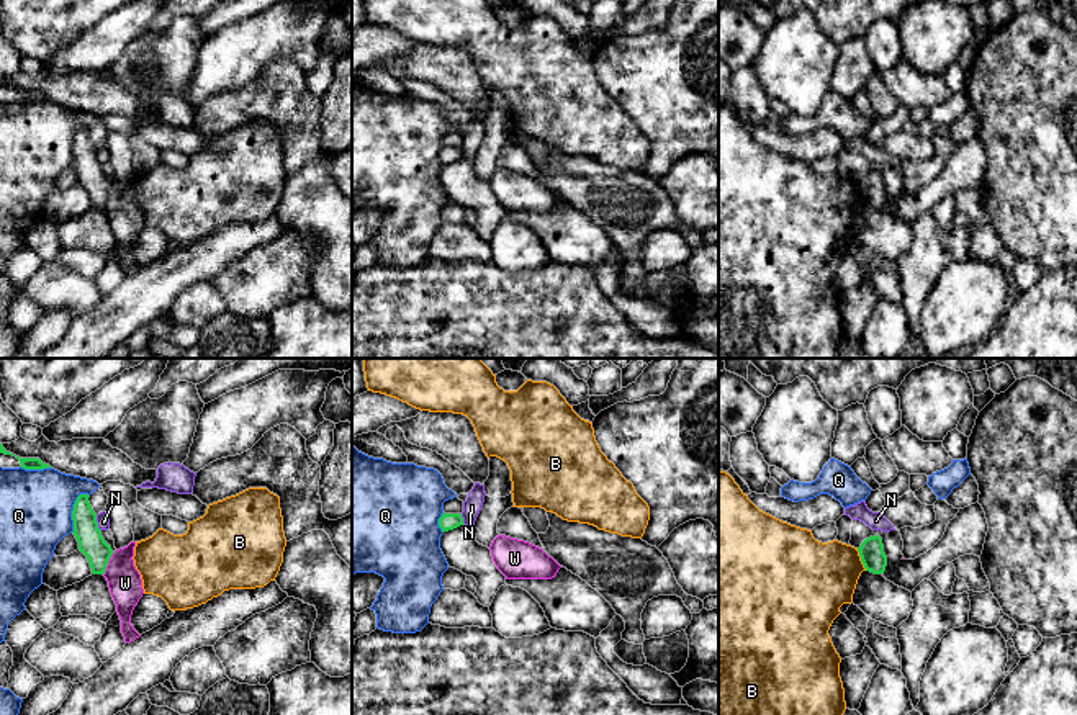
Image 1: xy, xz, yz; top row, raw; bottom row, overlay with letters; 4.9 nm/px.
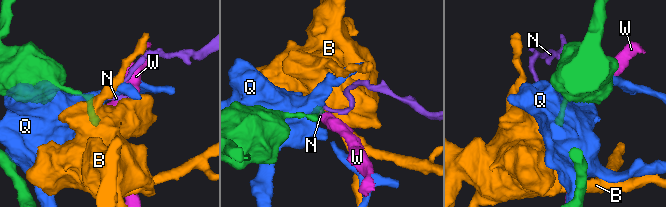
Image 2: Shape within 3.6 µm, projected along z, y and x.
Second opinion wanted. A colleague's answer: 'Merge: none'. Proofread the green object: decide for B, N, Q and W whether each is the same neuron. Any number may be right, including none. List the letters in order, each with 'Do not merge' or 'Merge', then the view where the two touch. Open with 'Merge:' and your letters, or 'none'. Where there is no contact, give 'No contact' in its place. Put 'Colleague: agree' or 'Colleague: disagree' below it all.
Merge: none
B: Do not merge. Touches green in yz
N: Do not merge. Touches green in xy
Q: Do not merge. Touches green in xy
W: Do not merge. Touches green in xy
Colleague: agree

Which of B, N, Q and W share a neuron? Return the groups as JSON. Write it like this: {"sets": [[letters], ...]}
{"sets": [["B"], ["N"], ["Q"], ["W"]]}

